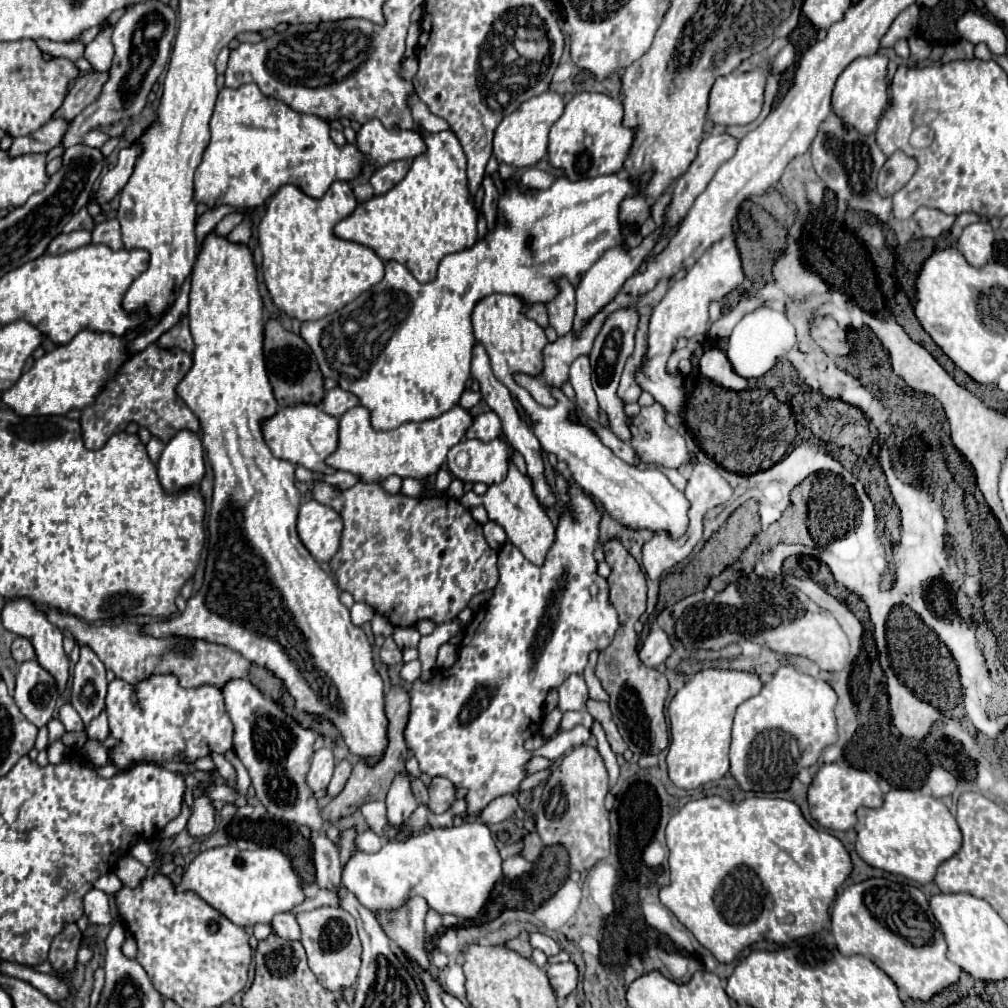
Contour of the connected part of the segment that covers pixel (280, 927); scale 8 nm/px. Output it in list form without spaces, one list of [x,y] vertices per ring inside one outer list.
[[[280,913],[272,919],[272,927],[282,939],[300,939],[300,927],[296,923],[296,917],[292,913]]]

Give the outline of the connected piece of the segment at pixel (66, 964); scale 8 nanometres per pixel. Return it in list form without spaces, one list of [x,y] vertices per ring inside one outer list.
[[[76,923],[66,925],[64,931],[54,937],[48,961],[52,963],[56,973],[68,973],[68,971],[74,969],[80,941],[82,941],[82,933],[76,927]]]

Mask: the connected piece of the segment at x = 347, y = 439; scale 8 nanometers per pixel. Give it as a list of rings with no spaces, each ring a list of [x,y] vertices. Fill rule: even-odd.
[[[356,405],[340,417],[340,443],[336,453],[332,453],[326,463],[338,471],[362,475],[360,479],[366,483],[378,483],[378,479],[388,475],[400,475],[402,479],[424,479],[436,475],[436,471],[446,461],[448,451],[462,441],[470,425],[470,411],[454,405],[450,411],[426,423],[404,423],[392,431],[376,431],[370,425],[370,411],[362,405]]]

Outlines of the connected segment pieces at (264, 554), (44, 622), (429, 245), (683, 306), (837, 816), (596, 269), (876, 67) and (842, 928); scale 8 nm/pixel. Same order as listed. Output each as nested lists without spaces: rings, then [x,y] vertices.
[[[210,233],[206,237],[206,241],[202,245],[202,251],[198,253],[194,271],[192,271],[192,291],[190,291],[188,319],[190,319],[190,329],[192,329],[192,337],[194,337],[194,353],[192,353],[194,363],[192,363],[192,369],[186,373],[186,377],[180,381],[178,395],[184,399],[184,403],[192,409],[192,413],[200,421],[202,445],[206,449],[208,461],[210,461],[212,471],[214,471],[214,497],[212,497],[212,509],[210,509],[210,517],[208,517],[208,533],[210,533],[210,539],[208,539],[208,563],[206,563],[204,585],[196,595],[192,595],[188,599],[186,611],[180,613],[174,619],[146,625],[146,633],[148,635],[182,635],[182,637],[206,639],[210,643],[220,643],[220,645],[226,645],[226,647],[238,651],[250,663],[256,663],[256,665],[272,671],[278,679],[282,679],[288,695],[296,703],[296,709],[300,709],[304,713],[310,713],[310,715],[324,717],[330,723],[334,723],[338,727],[346,747],[350,749],[350,753],[360,757],[368,765],[376,765],[384,757],[384,751],[386,751],[386,745],[388,745],[388,719],[386,719],[386,713],[384,713],[384,683],[382,683],[380,673],[374,667],[372,645],[370,645],[366,633],[350,621],[350,611],[340,603],[340,599],[338,599],[340,591],[338,591],[336,583],[332,581],[332,577],[326,575],[320,569],[316,559],[310,555],[310,551],[298,539],[296,517],[298,517],[298,507],[300,507],[300,491],[294,485],[296,483],[294,465],[286,463],[282,459],[274,459],[272,451],[266,447],[266,441],[262,437],[262,421],[276,415],[278,403],[274,399],[272,385],[268,381],[268,373],[266,373],[266,365],[264,365],[264,309],[262,309],[262,299],[260,299],[260,293],[258,293],[258,281],[256,281],[256,269],[254,269],[254,263],[252,263],[252,253],[250,253],[250,249],[246,245],[234,245],[228,239],[218,237],[216,233]]]
[[[12,597],[12,599],[6,599],[4,603],[4,609],[2,609],[2,625],[4,629],[8,629],[10,633],[16,633],[20,637],[28,637],[36,649],[36,659],[42,667],[46,667],[46,671],[50,671],[54,675],[54,679],[58,681],[58,689],[62,691],[66,681],[68,681],[68,657],[62,649],[62,631],[52,625],[48,621],[48,615],[44,611],[40,611],[36,607],[34,601],[26,599],[26,597]]]
[[[442,131],[436,135],[424,133],[424,141],[426,141],[428,151],[418,155],[412,161],[408,175],[398,185],[394,185],[384,195],[378,195],[378,197],[368,199],[366,203],[360,203],[352,215],[342,219],[334,227],[334,233],[340,239],[348,239],[348,241],[356,241],[360,245],[366,245],[384,261],[402,263],[404,267],[408,267],[412,271],[412,275],[420,283],[428,283],[436,277],[438,263],[444,255],[472,247],[478,239],[478,233],[476,233],[478,211],[474,207],[474,195],[468,189],[466,155],[462,151],[462,145],[458,143],[458,139],[452,131]]]
[[[730,233],[718,243],[714,243],[686,273],[684,279],[672,283],[664,299],[656,305],[650,317],[650,333],[648,333],[648,355],[646,367],[636,373],[636,379],[644,391],[648,391],[668,413],[680,415],[686,405],[686,389],[682,379],[676,379],[666,373],[666,361],[670,359],[676,341],[680,337],[704,335],[708,329],[708,307],[714,301],[720,301],[724,295],[734,291],[744,281],[742,259],[736,245],[736,235]]]
[[[824,765],[808,789],[808,805],[810,805],[812,817],[824,829],[834,829],[834,831],[846,831],[854,827],[856,809],[880,807],[882,799],[884,799],[884,793],[880,791],[878,783],[872,779],[870,773],[852,769],[852,767],[838,767],[838,765]]]
[[[658,231],[652,233],[650,237],[646,237],[646,239],[642,241],[642,245],[636,247],[636,249],[630,249],[628,245],[614,247],[614,249],[606,251],[606,253],[602,255],[602,259],[598,259],[598,263],[594,263],[594,267],[590,267],[590,271],[582,277],[582,283],[580,283],[578,289],[576,289],[574,333],[580,333],[582,327],[618,295],[618,291],[622,289],[622,285],[628,281],[628,277],[634,275],[634,271],[640,267],[640,263],[644,261],[644,257],[652,251],[652,247],[654,247],[654,243],[656,243],[656,237],[658,237]]]
[[[870,55],[854,59],[838,77],[834,93],[832,93],[832,111],[840,117],[846,131],[858,131],[860,135],[870,135],[876,131],[878,121],[886,109],[886,67],[888,57],[886,55]]]
[[[866,879],[846,887],[834,901],[832,935],[842,955],[864,955],[876,963],[907,996],[930,1001],[958,981],[962,969],[948,961],[946,941],[928,907],[926,895],[912,885],[888,879]]]

